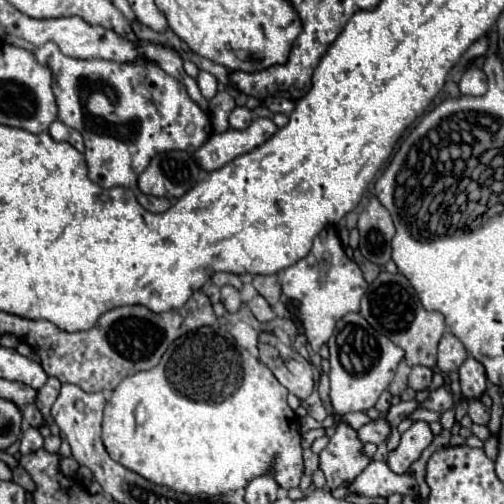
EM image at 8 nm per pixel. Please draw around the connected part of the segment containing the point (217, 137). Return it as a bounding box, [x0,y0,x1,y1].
[193,118,277,172]

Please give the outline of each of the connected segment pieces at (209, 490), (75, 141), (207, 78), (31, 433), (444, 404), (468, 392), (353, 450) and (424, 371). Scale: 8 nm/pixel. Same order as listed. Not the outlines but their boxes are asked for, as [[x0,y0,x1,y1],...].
[[103,326,303,496],[49,120,85,152],[197,72,217,100],[19,426,43,454],[421,388,453,414],[459,356,487,400],[319,422,371,490],[409,366,433,390]]

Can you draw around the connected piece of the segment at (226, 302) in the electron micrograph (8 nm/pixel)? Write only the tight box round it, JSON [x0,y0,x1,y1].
[221,286,241,312]

